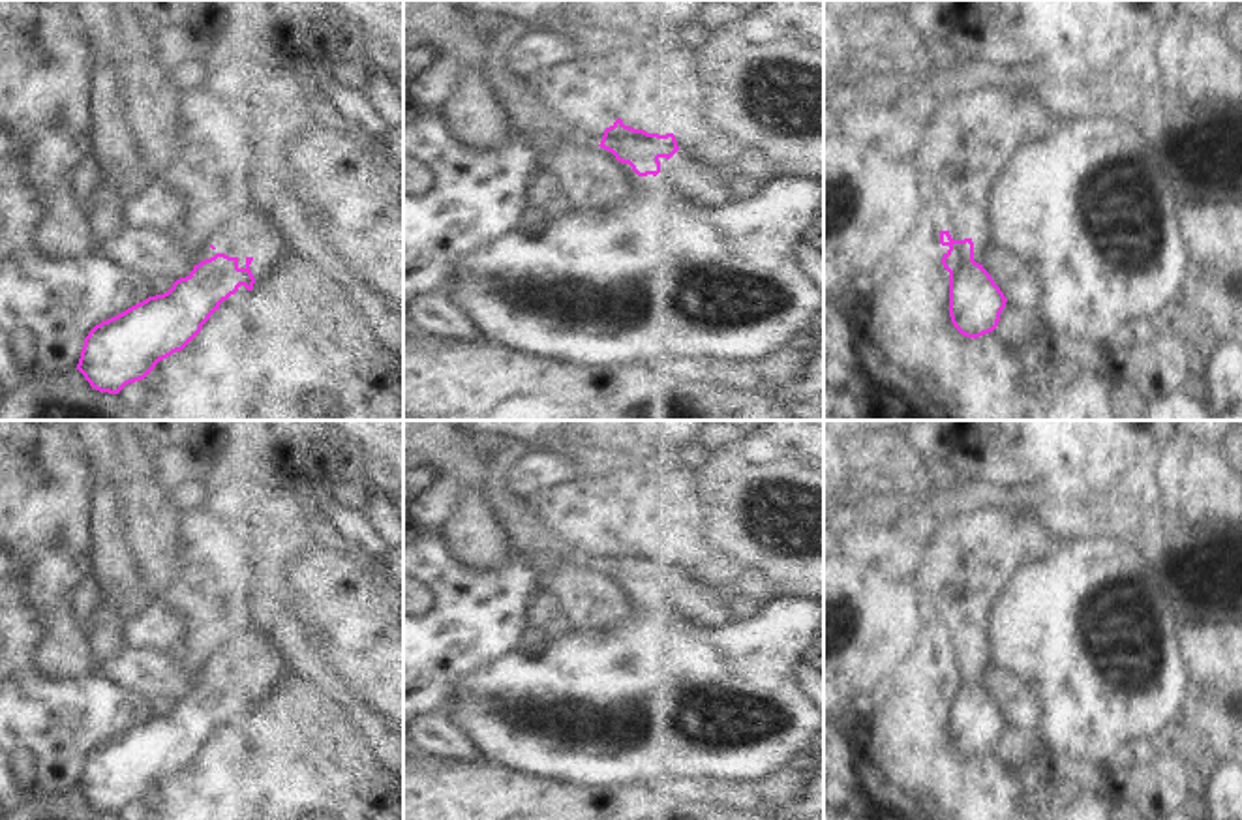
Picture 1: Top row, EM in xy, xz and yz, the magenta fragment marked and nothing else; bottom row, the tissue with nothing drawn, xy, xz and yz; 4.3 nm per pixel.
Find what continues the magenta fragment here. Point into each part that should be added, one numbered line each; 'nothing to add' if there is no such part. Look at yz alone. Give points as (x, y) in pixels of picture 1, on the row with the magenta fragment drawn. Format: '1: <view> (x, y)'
nothing to add.

